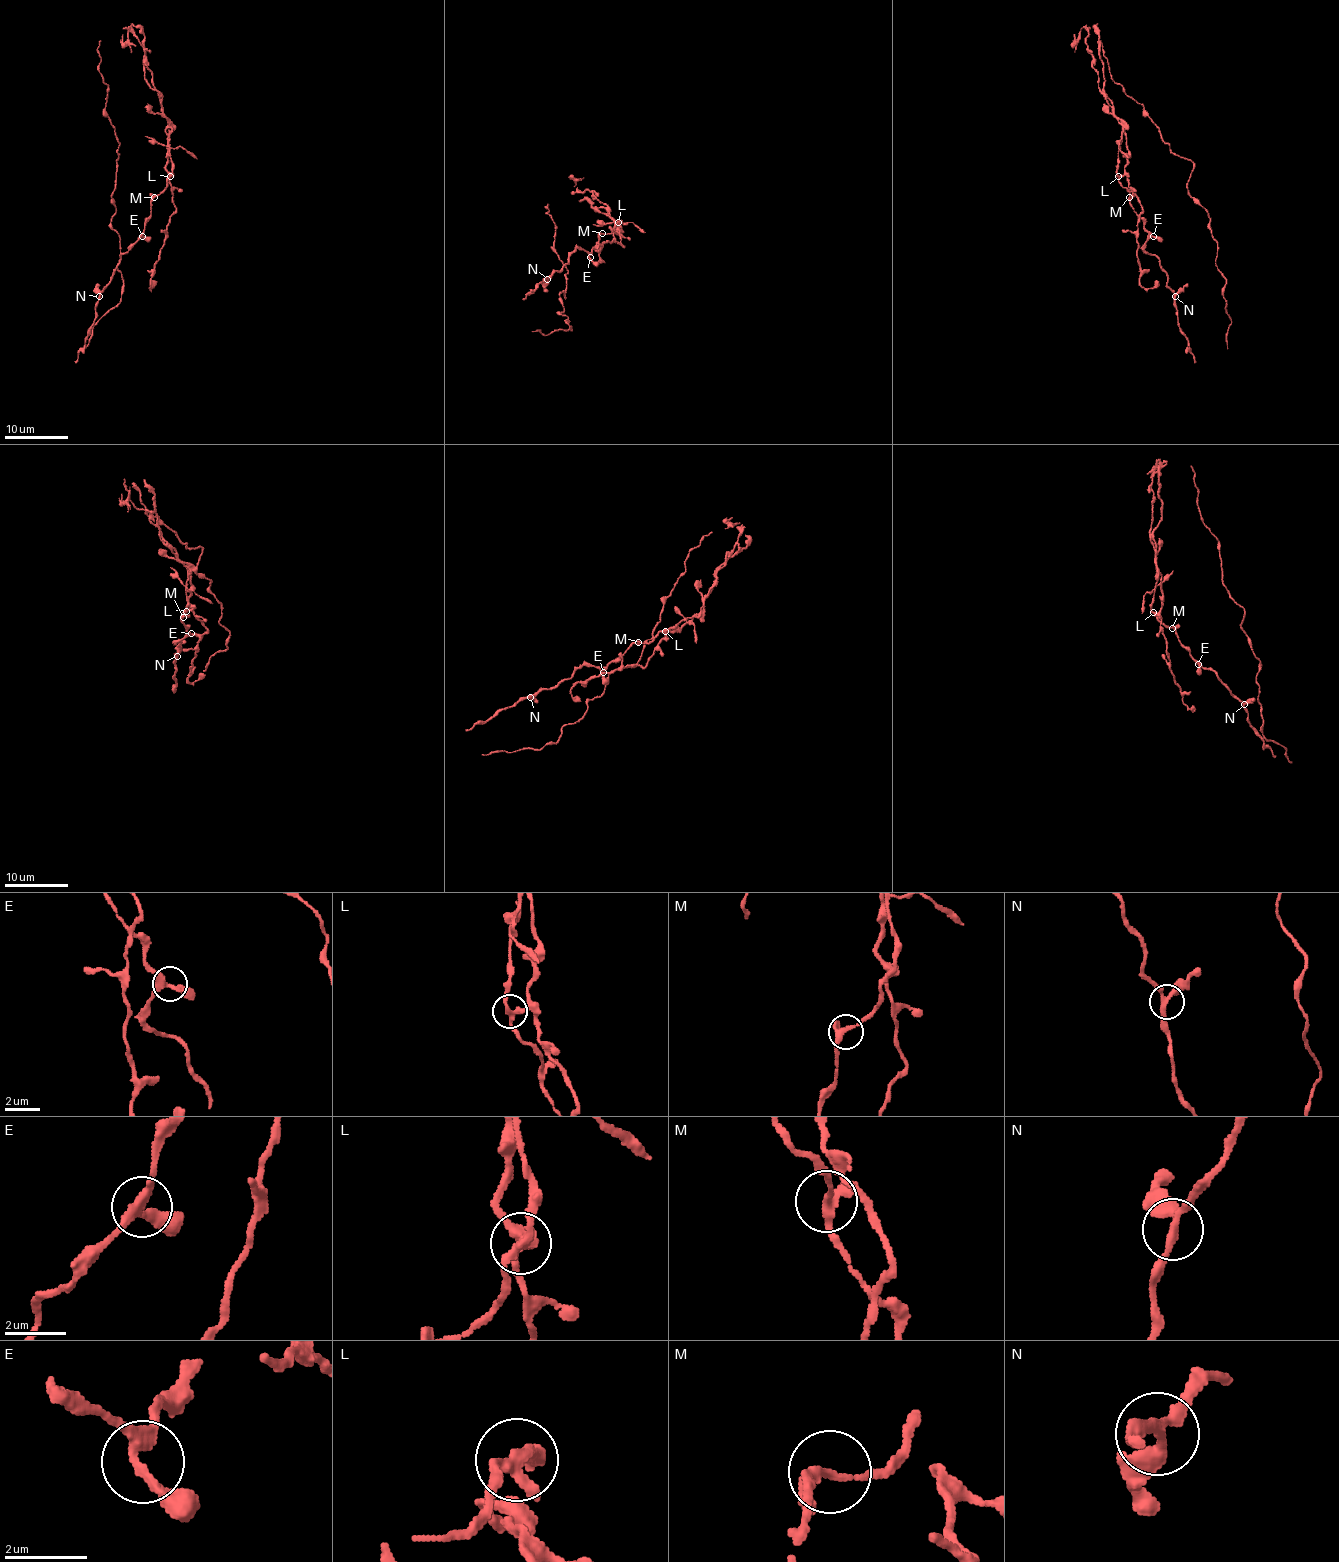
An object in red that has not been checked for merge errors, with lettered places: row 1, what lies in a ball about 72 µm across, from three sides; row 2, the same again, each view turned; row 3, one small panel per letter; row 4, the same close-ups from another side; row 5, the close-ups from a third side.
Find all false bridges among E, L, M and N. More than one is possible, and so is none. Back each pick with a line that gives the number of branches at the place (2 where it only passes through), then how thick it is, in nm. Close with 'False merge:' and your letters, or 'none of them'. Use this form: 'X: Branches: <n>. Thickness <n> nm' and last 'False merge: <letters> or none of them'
L: Branches: 3. Thickness 240 nm
False merge: L

